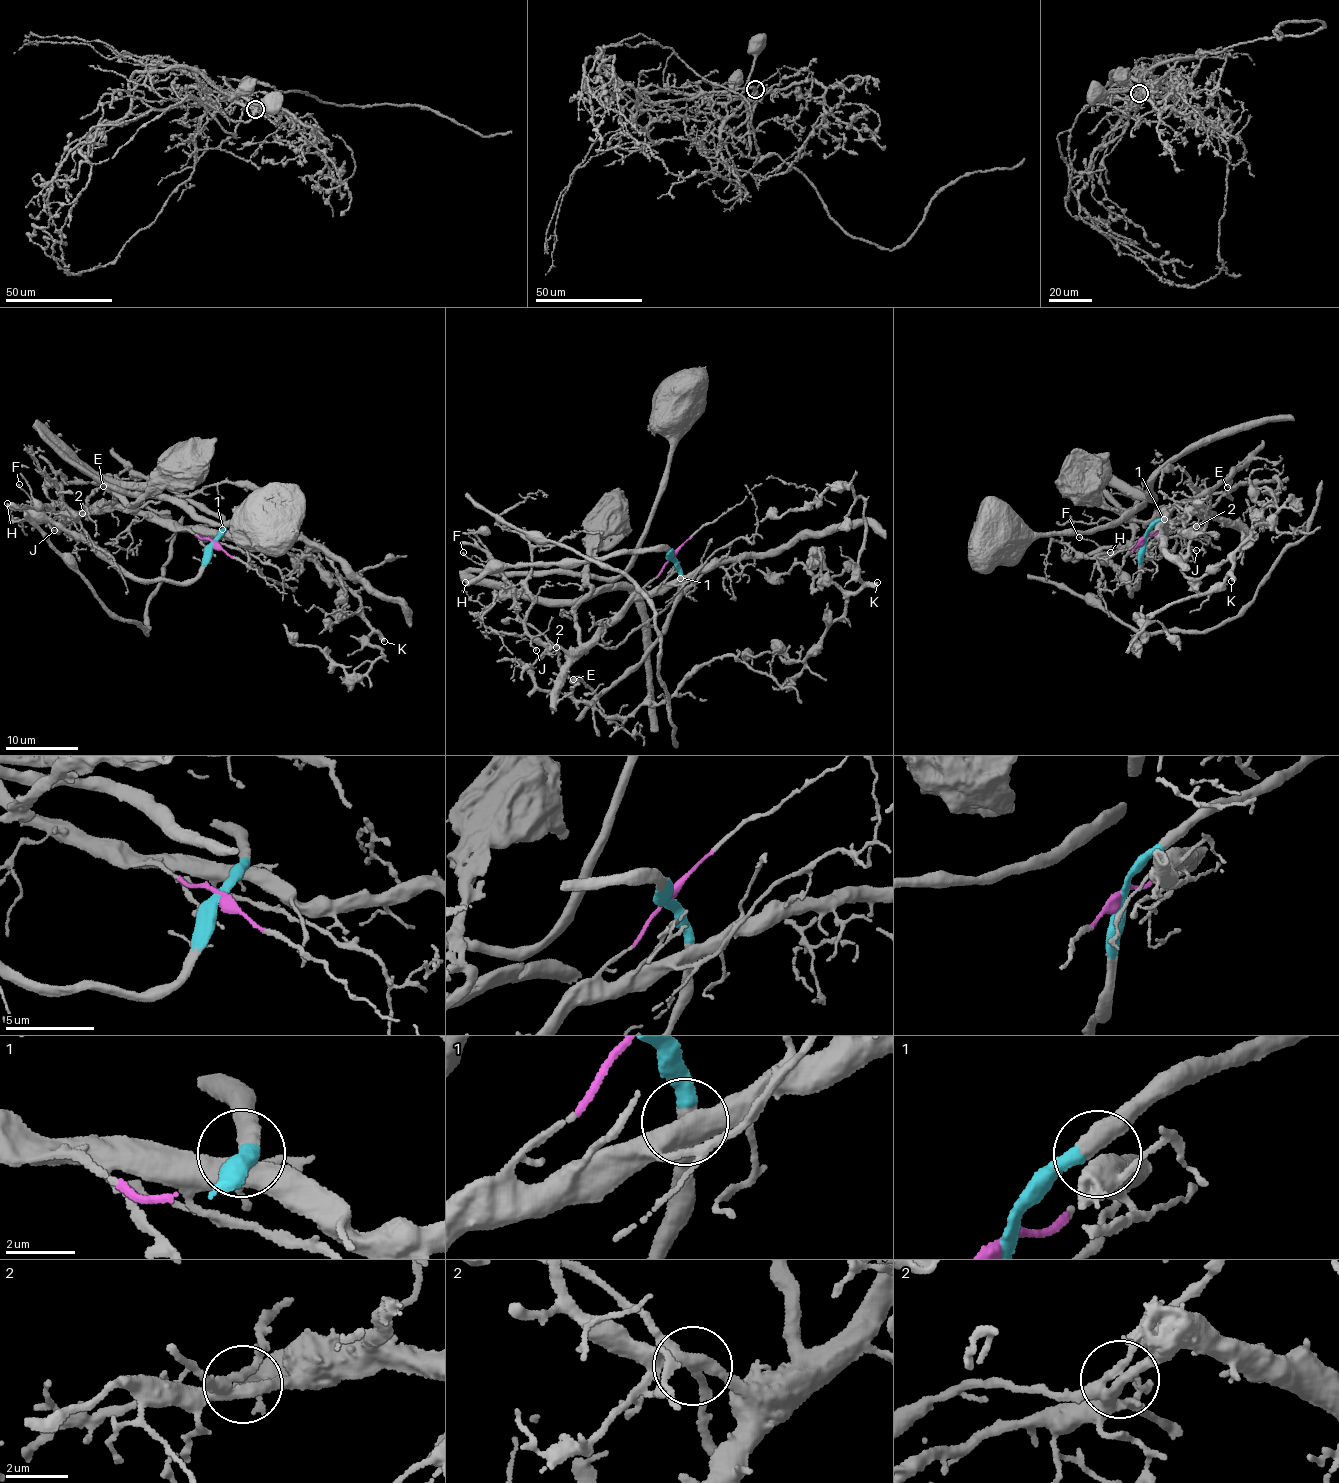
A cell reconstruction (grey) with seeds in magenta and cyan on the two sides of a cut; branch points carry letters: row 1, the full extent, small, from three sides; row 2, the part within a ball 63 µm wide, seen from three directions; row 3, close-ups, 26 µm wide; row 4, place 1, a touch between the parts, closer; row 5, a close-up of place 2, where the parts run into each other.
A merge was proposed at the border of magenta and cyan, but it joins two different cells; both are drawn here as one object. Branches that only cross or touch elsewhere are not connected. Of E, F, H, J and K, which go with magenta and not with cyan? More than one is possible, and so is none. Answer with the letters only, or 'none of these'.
J, K

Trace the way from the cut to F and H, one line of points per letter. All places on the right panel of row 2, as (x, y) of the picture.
F: (1144, 538), (1138, 588), (1127, 595), (1130, 591), (1098, 545), (1079, 537)
H: (1144, 538), (1138, 588), (1127, 595), (1130, 591), (1106, 560), (1109, 552)

